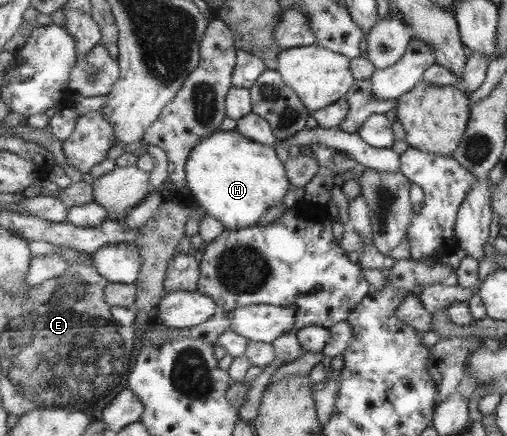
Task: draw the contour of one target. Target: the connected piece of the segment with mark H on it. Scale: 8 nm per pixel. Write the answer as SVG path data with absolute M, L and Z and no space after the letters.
M236 129L219 130L206 137L192 151L186 173L187 193L202 204L207 216L218 219L227 230L257 226L270 207L282 206L288 189L293 188L276 149L247 139Z

